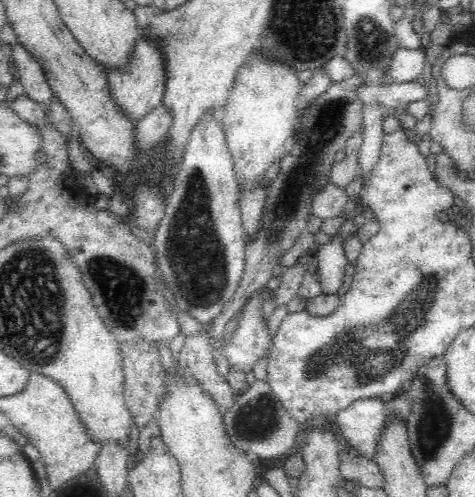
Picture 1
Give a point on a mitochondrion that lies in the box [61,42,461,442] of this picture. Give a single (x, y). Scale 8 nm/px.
(356, 347)

